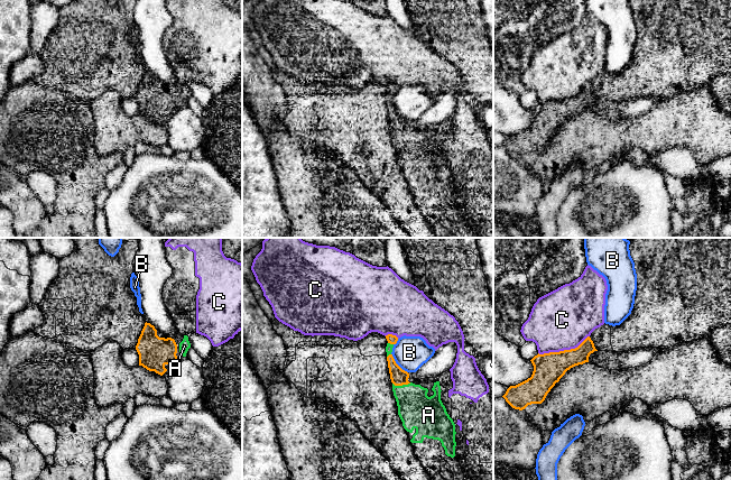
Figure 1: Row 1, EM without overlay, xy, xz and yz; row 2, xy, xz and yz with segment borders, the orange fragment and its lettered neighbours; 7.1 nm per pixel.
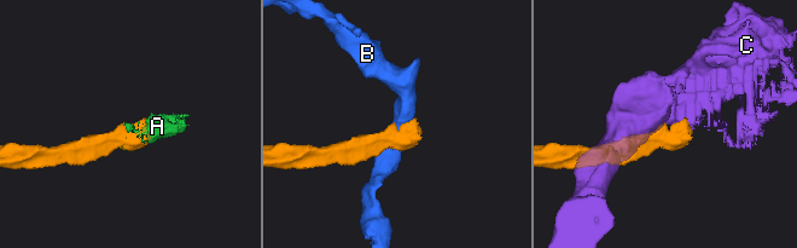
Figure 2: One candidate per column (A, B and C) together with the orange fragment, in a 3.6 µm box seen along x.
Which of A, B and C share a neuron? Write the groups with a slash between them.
A / B / C

